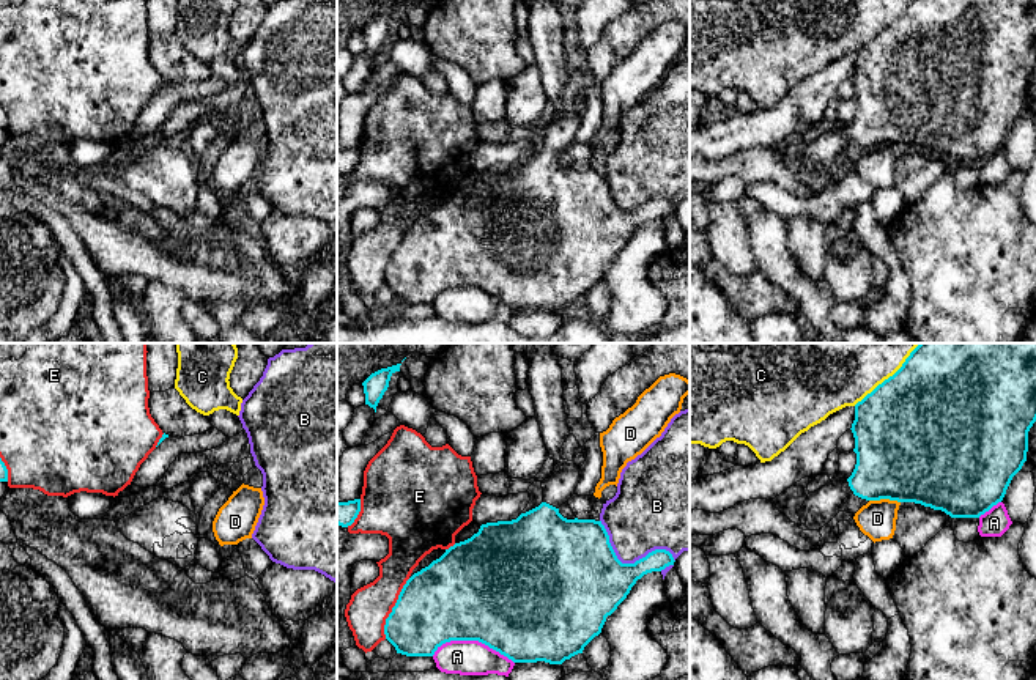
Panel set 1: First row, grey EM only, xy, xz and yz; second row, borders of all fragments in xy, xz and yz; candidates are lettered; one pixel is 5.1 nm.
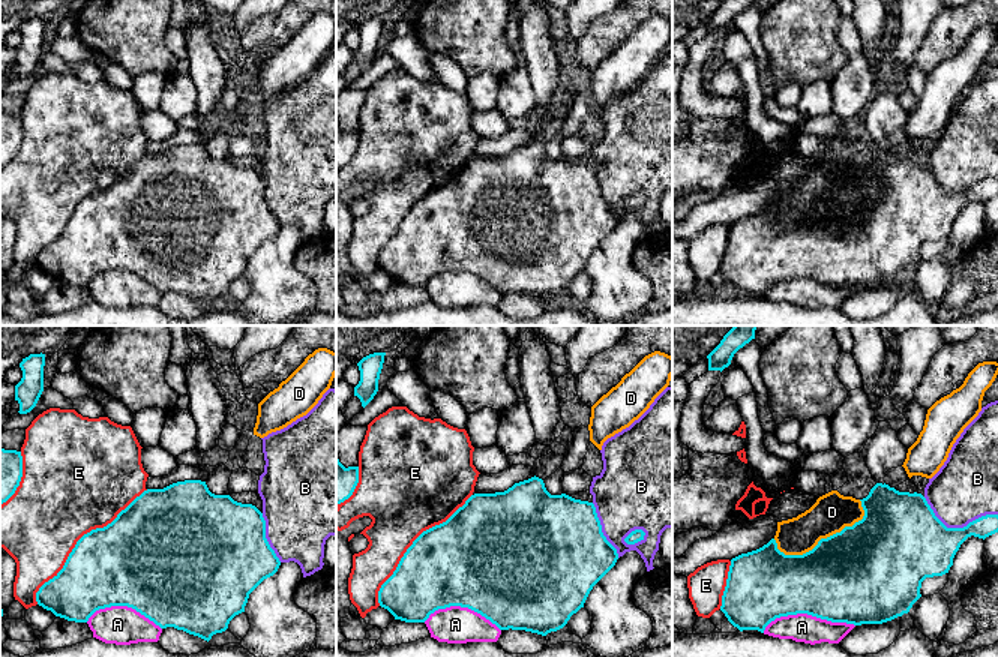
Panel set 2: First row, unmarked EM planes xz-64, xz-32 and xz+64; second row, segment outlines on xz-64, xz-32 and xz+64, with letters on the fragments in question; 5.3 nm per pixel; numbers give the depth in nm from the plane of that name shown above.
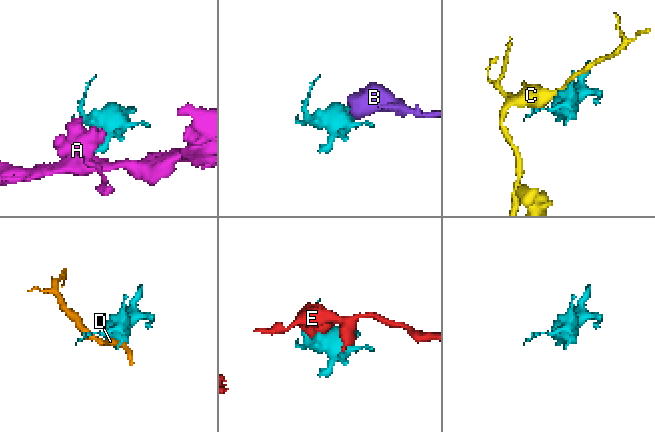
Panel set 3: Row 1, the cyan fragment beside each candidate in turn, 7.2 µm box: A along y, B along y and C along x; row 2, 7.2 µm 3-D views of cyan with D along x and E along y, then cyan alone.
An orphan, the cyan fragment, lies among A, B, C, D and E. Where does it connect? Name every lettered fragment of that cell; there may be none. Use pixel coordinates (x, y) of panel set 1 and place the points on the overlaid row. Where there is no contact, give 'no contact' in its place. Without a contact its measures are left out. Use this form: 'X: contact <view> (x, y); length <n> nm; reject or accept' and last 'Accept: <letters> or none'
A: contact xz (473, 639); length 420 nm; reject
B: contact xz (628, 564); length 440 nm; reject
C: contact yz (890, 376); length 460 nm; reject
D: contact yz (885, 498); length 160 nm; reject
E: contact xz (392, 608); length 340 nm; reject
Accept: none

